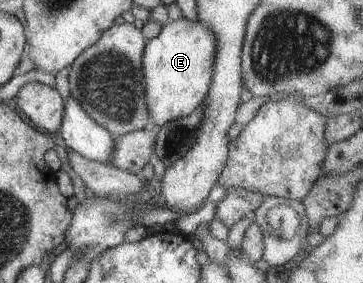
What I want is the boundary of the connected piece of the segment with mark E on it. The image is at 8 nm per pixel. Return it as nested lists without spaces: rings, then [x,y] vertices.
[[[184,17],[170,20],[162,26],[156,37],[145,41],[141,75],[150,126],[158,129],[174,119],[187,117],[203,102],[211,79],[215,46],[215,36],[200,21],[189,21]]]

